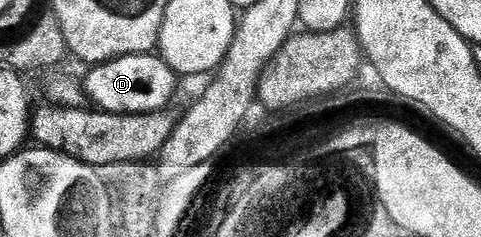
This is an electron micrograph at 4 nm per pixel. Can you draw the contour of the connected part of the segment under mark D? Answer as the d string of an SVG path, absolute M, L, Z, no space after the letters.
M158 53L125 55L107 63L93 64L87 71L90 72L84 82L85 98L90 98L97 110L117 115L139 115L169 108L170 98L180 82L179 76Z

